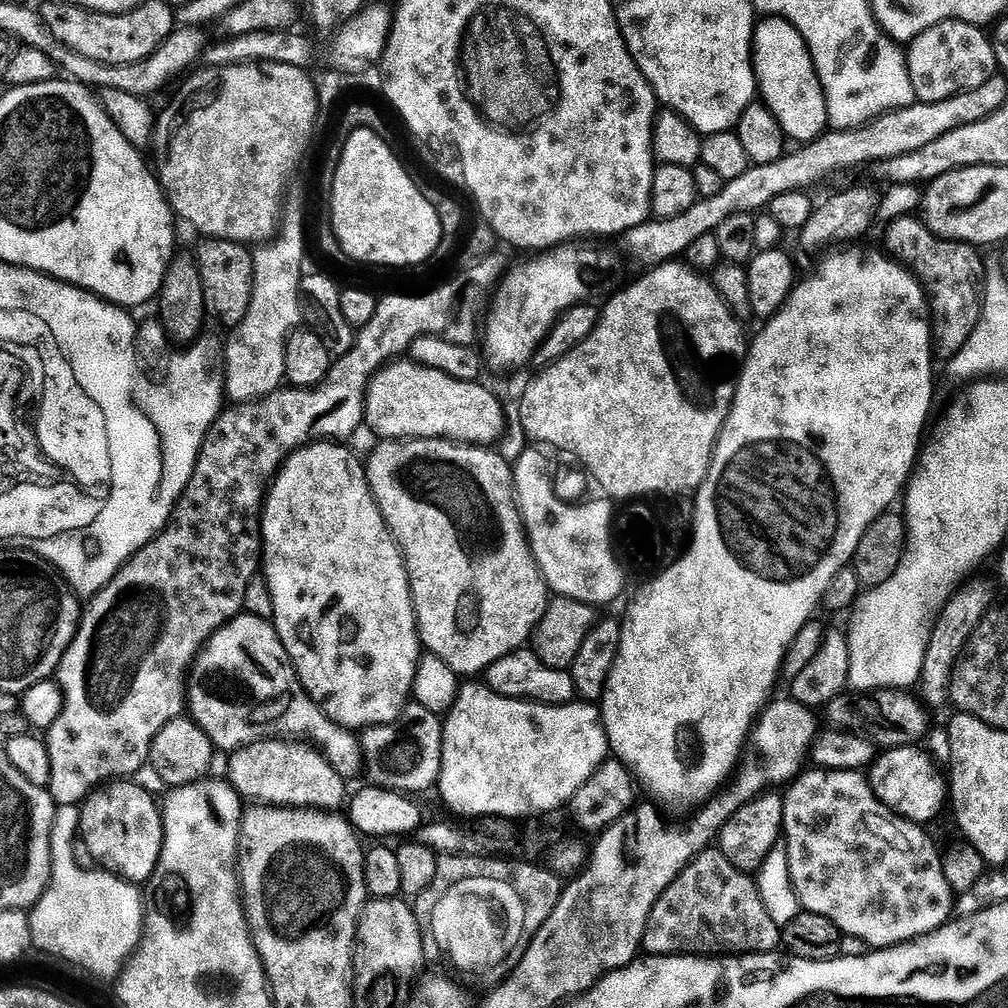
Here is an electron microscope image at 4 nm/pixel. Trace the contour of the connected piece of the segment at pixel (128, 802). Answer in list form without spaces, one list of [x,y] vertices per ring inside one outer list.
[[[120,778],[96,789],[80,808],[78,831],[103,871],[137,886],[147,885],[158,866],[164,845],[161,805],[140,784]]]

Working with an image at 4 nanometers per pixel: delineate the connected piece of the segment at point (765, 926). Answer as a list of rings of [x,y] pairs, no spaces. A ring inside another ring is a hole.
[[[705,850],[685,866],[682,874],[656,900],[654,910],[644,931],[643,951],[649,956],[723,956],[725,954],[751,954],[774,952],[781,947],[781,925],[766,914],[760,885],[749,873],[739,872],[719,850]]]

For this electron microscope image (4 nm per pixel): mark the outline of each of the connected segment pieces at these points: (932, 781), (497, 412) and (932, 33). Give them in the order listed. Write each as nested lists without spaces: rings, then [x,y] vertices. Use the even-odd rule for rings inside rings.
[[[892,748],[889,752],[881,751],[870,768],[870,783],[876,797],[899,816],[921,826],[928,826],[943,808],[945,811],[950,796],[945,777],[944,780],[940,777],[931,759],[935,760],[924,750],[919,752],[916,748]]]
[[[404,358],[399,362],[389,363],[380,369],[368,384],[368,396],[364,400],[364,424],[372,427],[384,440],[455,440],[458,444],[479,444],[481,446],[495,445],[495,440],[504,432],[504,408],[500,400],[488,388],[483,388],[480,382],[471,380],[455,380],[450,374],[442,370],[427,368],[424,364],[417,364],[411,359]]]
[[[943,20],[940,24],[930,26],[924,32],[917,34],[906,48],[908,73],[912,79],[912,90],[915,99],[921,104],[937,104],[943,100],[949,100],[951,96],[957,96],[959,92],[969,92],[978,86],[982,86],[987,80],[997,75],[996,50],[983,27],[967,24],[961,20]]]

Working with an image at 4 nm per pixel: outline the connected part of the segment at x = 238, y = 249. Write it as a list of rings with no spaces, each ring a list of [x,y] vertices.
[[[204,238],[199,242],[200,249],[195,250],[194,257],[202,278],[205,310],[212,320],[216,319],[218,323],[225,324],[225,329],[231,330],[246,318],[246,310],[250,310],[254,290],[253,253],[245,245],[235,244],[232,240]]]

